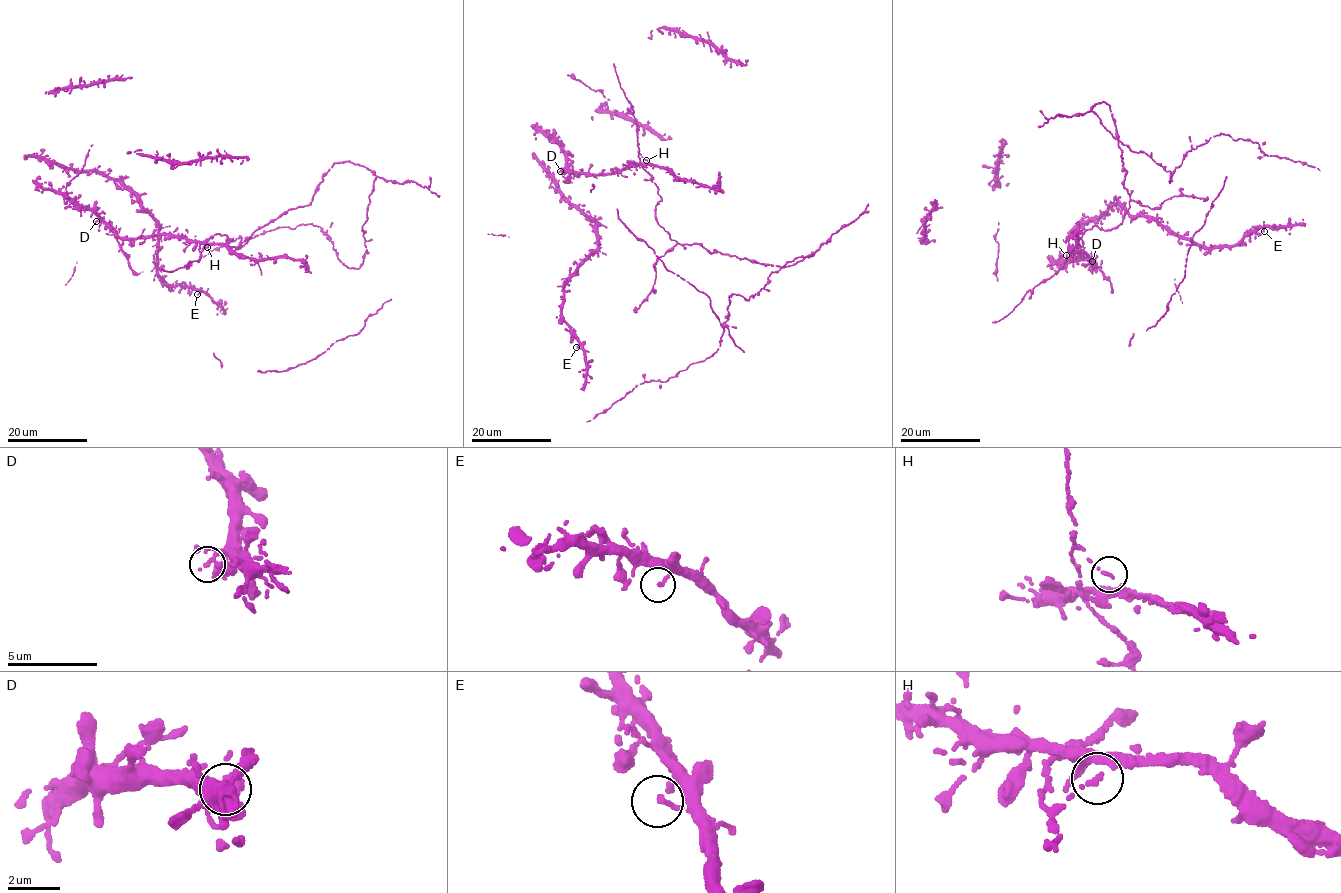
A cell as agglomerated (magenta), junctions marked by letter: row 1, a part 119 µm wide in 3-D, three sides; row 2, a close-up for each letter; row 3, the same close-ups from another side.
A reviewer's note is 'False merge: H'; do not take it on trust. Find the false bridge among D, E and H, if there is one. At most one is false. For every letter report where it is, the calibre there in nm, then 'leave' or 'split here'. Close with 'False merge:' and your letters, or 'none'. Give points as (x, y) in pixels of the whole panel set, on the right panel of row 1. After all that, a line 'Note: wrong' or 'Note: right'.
D: at (1092, 261); 240 nm thick; leave
E: at (1264, 231); 240 nm thick; leave
H: at (1066, 255); 240 nm thick; split here
False merge: H
Note: right

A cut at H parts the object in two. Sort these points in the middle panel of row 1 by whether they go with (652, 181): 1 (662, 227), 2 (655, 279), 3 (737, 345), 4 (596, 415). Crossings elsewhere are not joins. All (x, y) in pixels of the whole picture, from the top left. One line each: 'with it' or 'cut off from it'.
1: with it
2: with it
3: cut off from it
4: with it

